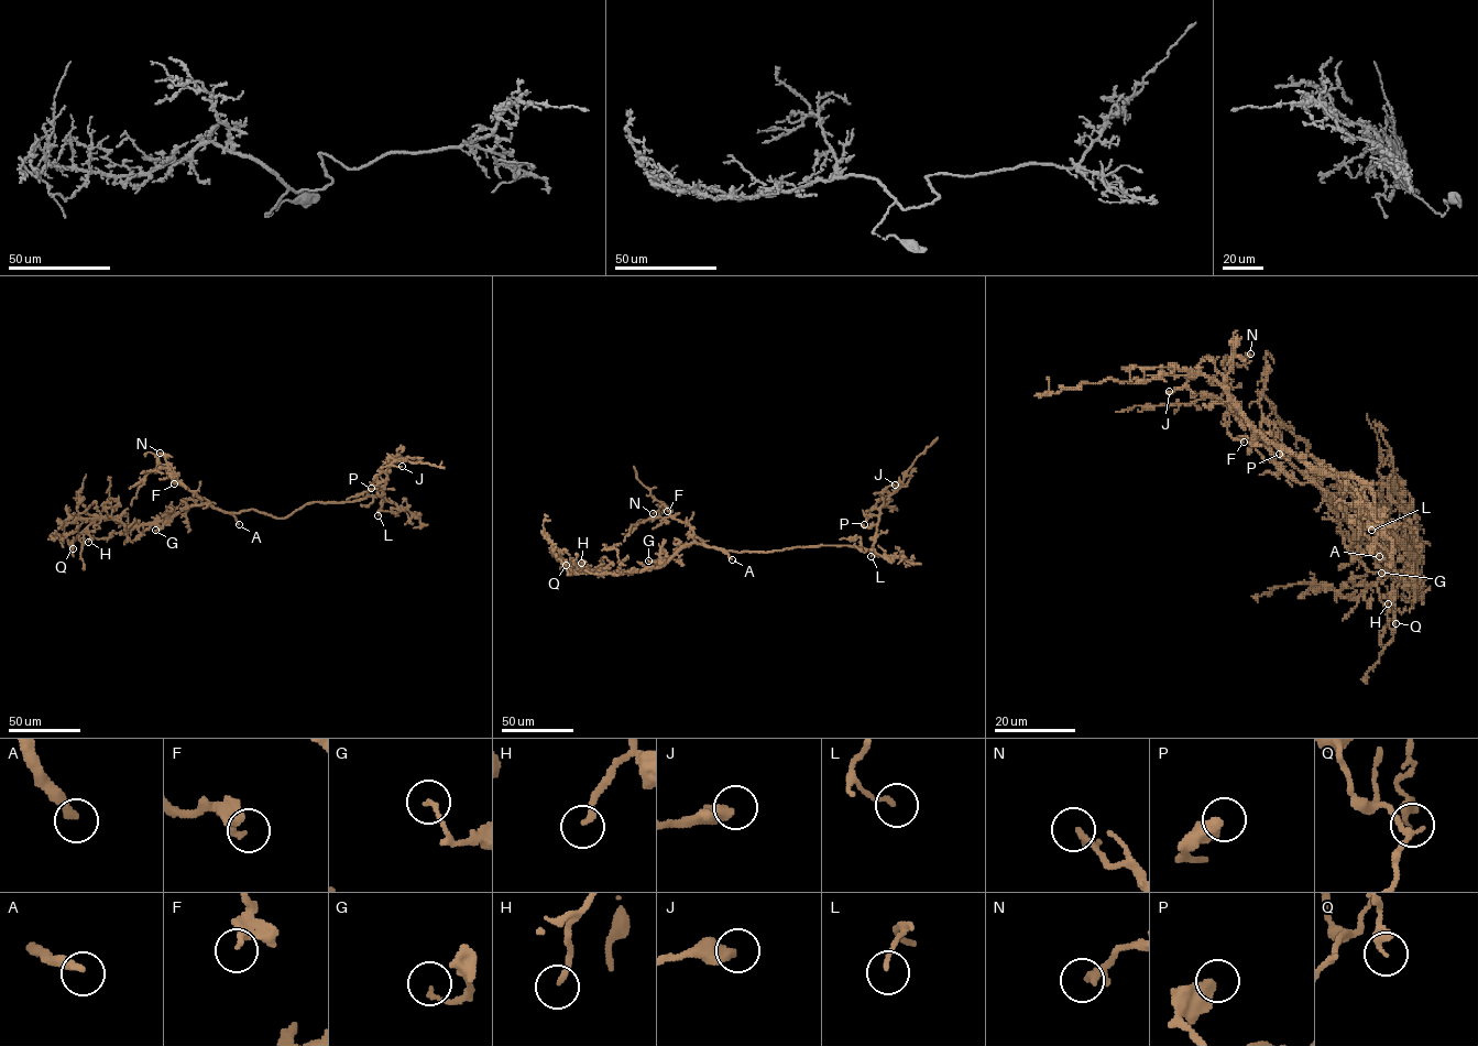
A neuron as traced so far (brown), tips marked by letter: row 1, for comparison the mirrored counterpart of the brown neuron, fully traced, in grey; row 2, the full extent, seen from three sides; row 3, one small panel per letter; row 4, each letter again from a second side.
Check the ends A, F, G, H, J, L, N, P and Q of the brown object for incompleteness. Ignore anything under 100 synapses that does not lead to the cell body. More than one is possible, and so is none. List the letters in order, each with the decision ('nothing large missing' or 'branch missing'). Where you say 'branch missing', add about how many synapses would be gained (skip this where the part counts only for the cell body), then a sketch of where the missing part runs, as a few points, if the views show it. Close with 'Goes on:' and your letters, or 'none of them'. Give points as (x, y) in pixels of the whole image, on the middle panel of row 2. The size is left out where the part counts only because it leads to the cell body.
A: branch missing; missing branch runs (732, 559), (736, 573), (719, 610)
F: nothing large missing
G: nothing large missing
H: nothing large missing
J: nothing large missing
L: nothing large missing
N: nothing large missing
P: nothing large missing
Q: nothing large missing
Goes on: A

